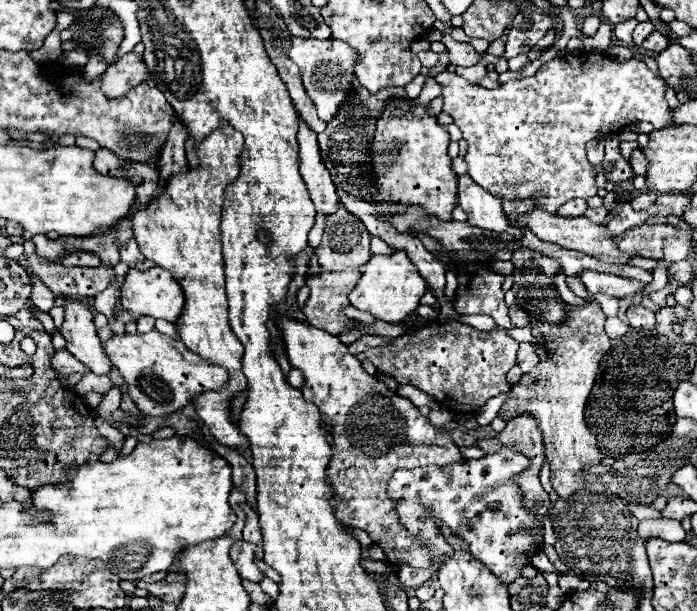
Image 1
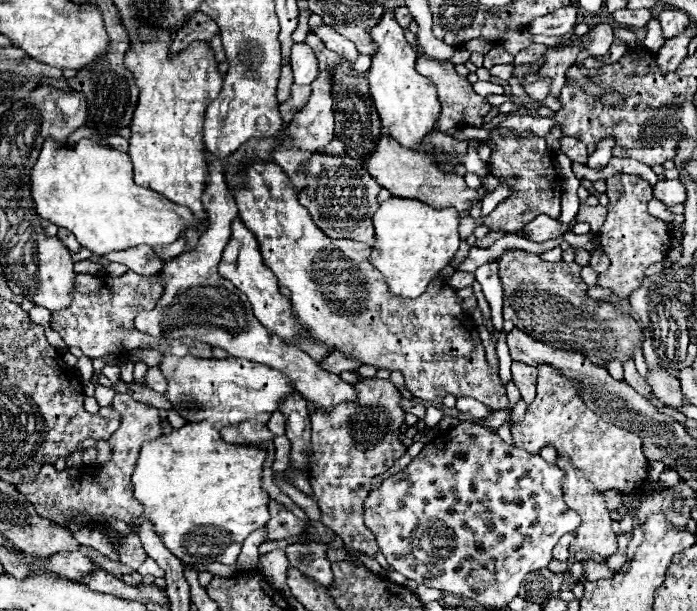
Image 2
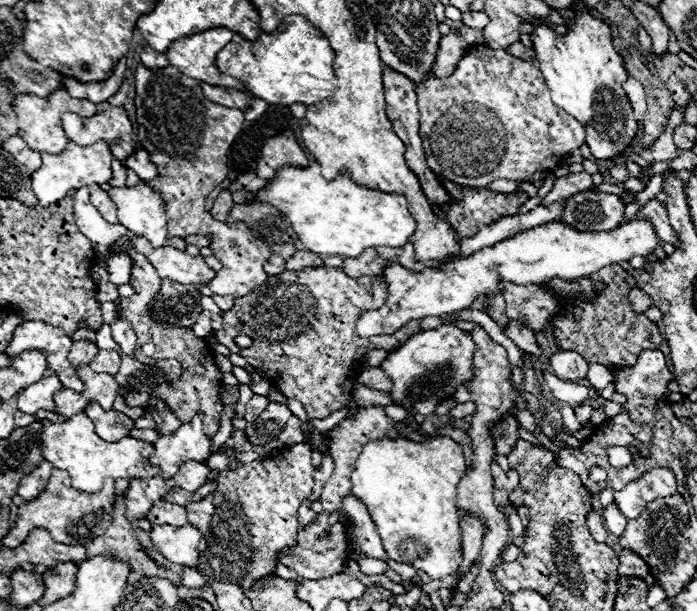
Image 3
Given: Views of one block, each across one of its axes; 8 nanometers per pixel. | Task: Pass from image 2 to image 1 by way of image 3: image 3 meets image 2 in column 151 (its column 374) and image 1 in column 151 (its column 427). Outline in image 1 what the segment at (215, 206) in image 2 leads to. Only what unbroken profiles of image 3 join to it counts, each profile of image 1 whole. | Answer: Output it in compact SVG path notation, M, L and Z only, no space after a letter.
M154 266L154 270L130 270L126 274L126 280L120 288L120 304L124 310L138 314L138 316L150 316L156 320L168 320L178 322L182 310L184 310L185 298L180 285L168 274L164 268Z

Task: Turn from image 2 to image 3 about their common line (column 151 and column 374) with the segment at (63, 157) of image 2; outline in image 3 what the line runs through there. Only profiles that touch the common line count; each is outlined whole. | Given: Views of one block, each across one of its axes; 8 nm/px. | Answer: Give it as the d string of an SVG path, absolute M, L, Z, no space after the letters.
M318 162L310 164L308 168L282 168L272 184L258 192L256 200L270 202L284 212L302 246L314 254L320 254L322 258L356 258L370 246L400 248L410 242L410 236L416 228L404 196L360 186L346 170L342 170L334 180L326 180L320 174Z

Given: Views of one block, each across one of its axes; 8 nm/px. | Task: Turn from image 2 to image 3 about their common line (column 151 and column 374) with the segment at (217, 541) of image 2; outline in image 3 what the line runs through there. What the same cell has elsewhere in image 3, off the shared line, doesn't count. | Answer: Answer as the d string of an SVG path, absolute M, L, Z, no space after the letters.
M448 436L424 444L404 438L384 438L364 446L350 474L352 492L366 504L388 558L410 564L430 578L444 578L458 572L462 564L462 530L456 490L464 472L462 446Z

